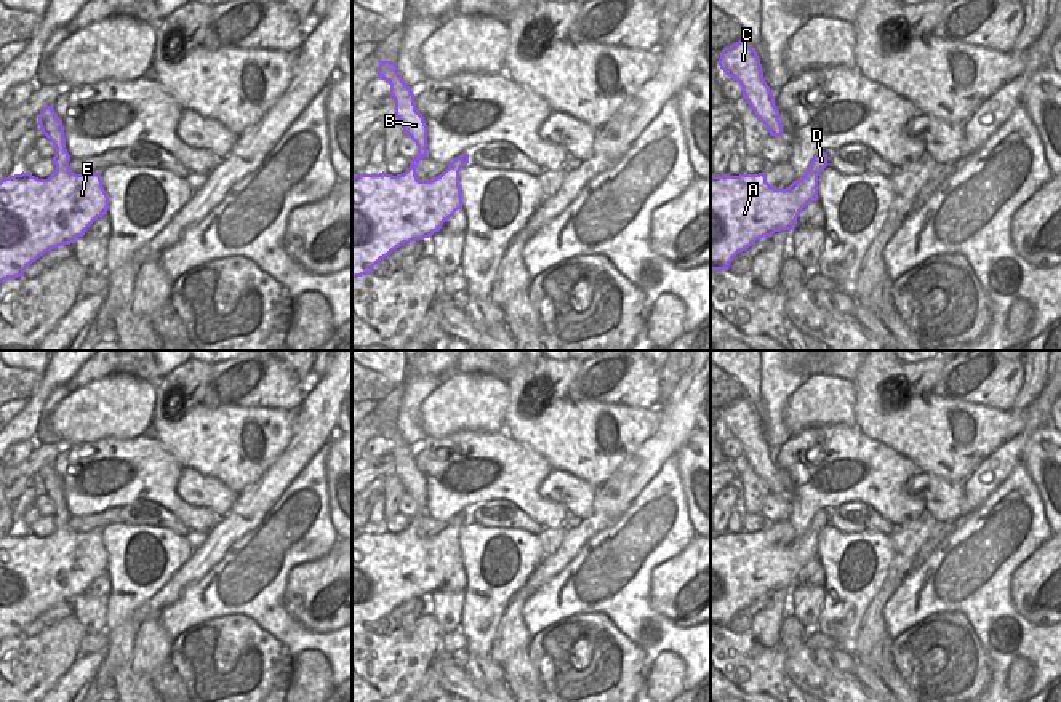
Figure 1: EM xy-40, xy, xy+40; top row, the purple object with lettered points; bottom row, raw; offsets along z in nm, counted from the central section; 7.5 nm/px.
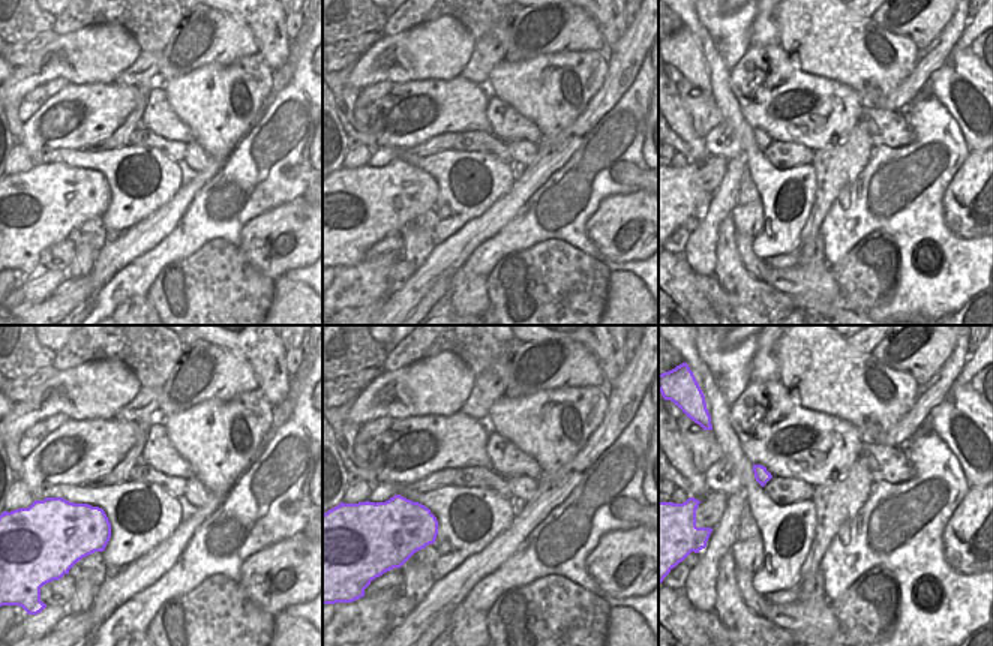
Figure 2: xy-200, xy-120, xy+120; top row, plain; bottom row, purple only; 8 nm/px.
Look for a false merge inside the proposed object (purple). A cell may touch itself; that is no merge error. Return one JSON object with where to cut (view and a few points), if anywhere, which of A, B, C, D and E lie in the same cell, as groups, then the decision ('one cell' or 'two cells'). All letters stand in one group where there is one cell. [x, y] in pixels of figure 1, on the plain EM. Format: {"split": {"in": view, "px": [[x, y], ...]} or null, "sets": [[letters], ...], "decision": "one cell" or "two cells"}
{"split": null, "sets": [["A", "B", "C", "D", "E"]], "decision": "one cell"}

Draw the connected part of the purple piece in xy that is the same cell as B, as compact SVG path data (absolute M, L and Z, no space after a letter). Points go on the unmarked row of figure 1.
M378 421L378 437L390 443L395 475L405 494L416 501L418 513L403 532L382 529L352 536L352 638L371 632L381 617L402 603L440 590L443 580L462 566L459 529L469 521L469 512L462 512L440 534L418 537L416 526L427 515L427 483L397 422Z

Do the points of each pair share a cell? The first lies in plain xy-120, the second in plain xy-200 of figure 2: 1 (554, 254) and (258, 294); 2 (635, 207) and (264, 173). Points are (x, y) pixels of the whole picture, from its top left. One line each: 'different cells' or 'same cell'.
1: same cell
2: different cells

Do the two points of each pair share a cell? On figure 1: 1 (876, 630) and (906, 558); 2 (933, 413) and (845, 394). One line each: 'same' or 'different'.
1: same
2: different

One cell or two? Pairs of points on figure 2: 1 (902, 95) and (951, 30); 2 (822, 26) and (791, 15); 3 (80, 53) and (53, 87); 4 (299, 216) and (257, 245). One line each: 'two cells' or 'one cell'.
1: one cell
2: one cell
3: two cells
4: one cell

